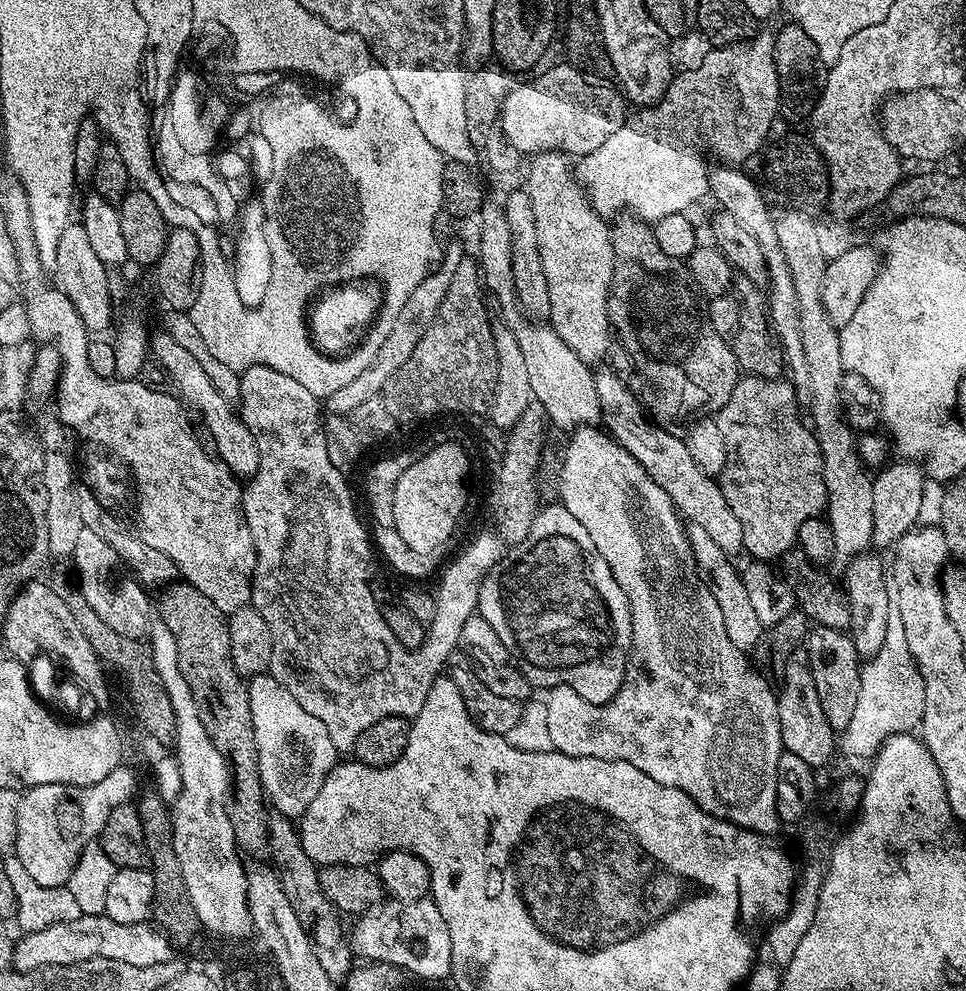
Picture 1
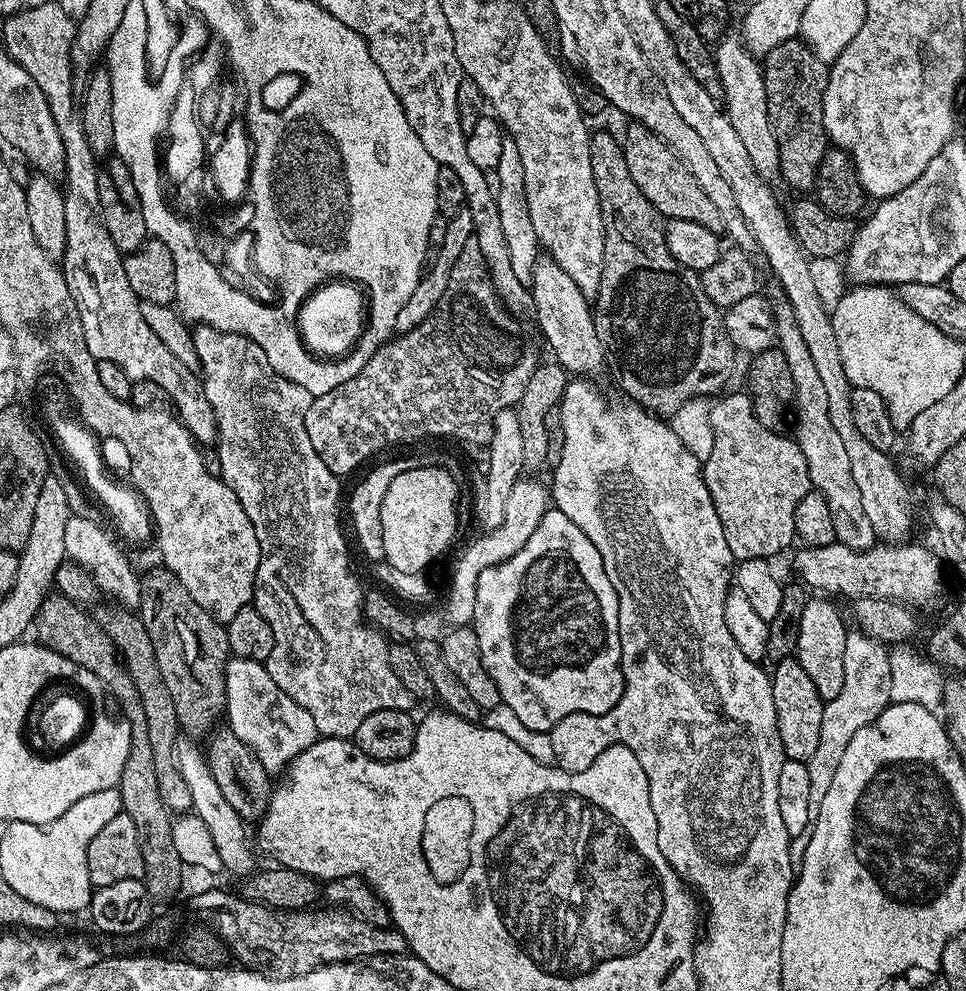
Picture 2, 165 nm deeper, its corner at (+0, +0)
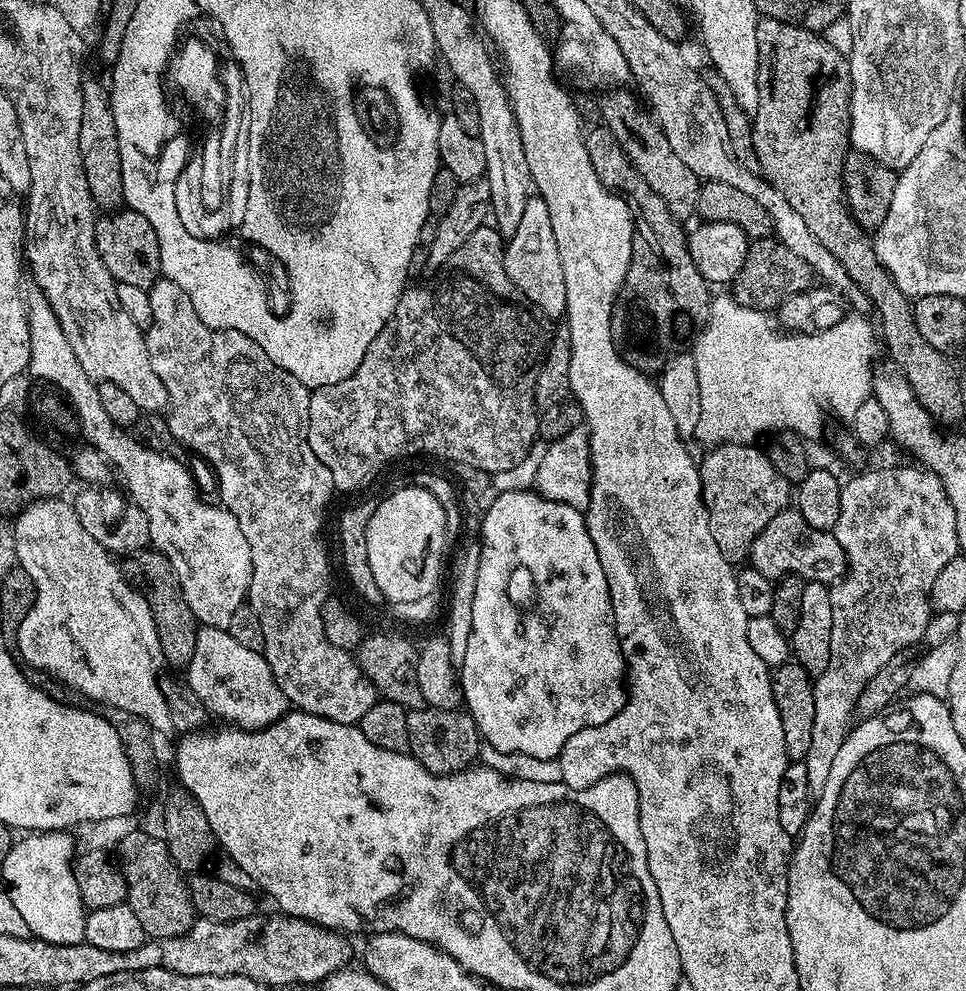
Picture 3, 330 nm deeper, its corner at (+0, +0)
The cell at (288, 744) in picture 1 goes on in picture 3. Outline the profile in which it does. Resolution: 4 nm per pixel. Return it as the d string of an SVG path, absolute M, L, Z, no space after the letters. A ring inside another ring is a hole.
M201 627L196 633L194 642L194 658L190 660L186 669L186 681L191 690L201 698L213 717L221 716L221 721L237 728L265 728L275 720L283 718L289 711L290 705L282 686L274 678L268 665L268 659L263 651L255 652L250 646L242 646L231 634L223 628Z

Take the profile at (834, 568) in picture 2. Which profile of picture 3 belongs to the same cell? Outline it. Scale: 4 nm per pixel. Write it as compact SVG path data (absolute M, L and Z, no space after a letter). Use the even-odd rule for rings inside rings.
M785 510L774 518L770 518L766 530L762 530L762 534L758 534L758 538L754 538L750 553L750 566L754 570L758 570L758 574L766 574L766 578L770 578L774 582L779 580L781 576L791 574L800 576L805 582L831 585L844 575L848 567L848 559L842 550L842 546L838 546L835 531L823 532L818 530L814 526L810 526L810 522L806 522L806 518L802 518L800 512Z

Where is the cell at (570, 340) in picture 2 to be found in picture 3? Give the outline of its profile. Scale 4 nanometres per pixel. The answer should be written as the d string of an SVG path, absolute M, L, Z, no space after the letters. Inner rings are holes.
M538 194L528 197L526 210L518 222L518 230L507 237L504 246L504 265L510 282L545 317L564 316L566 310L566 278L562 278L562 258L558 254L558 242L554 242L554 230L550 226L550 210Z

